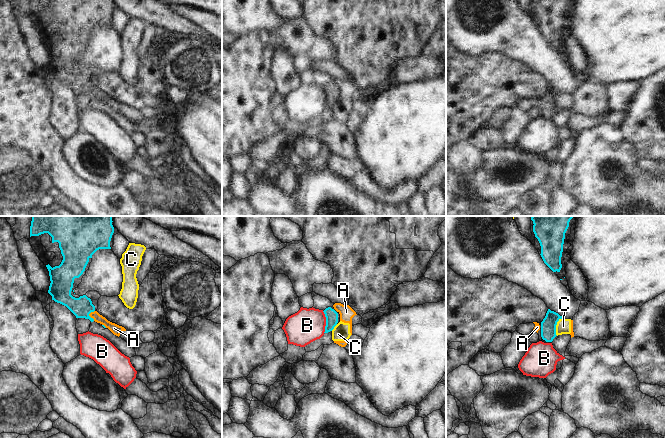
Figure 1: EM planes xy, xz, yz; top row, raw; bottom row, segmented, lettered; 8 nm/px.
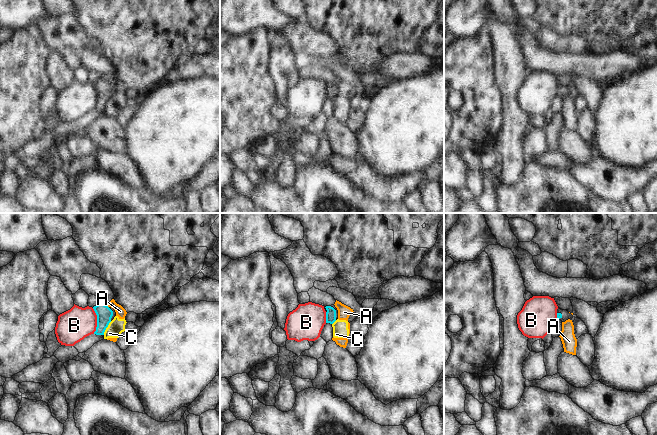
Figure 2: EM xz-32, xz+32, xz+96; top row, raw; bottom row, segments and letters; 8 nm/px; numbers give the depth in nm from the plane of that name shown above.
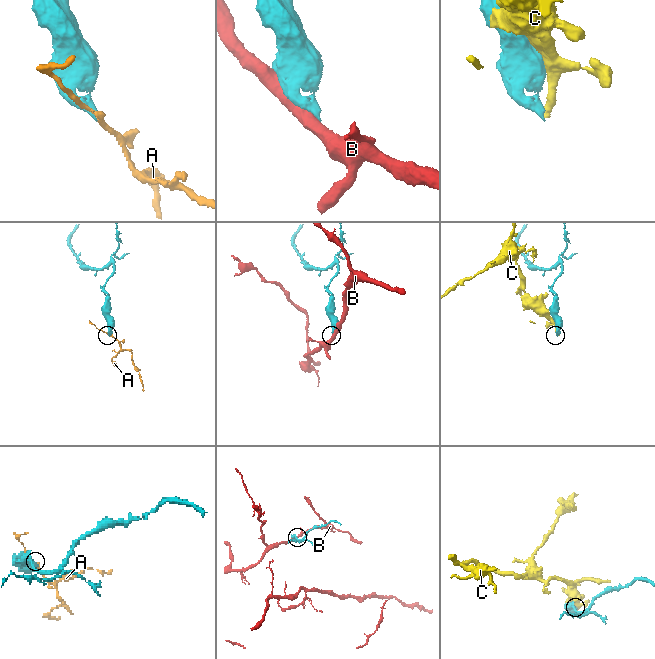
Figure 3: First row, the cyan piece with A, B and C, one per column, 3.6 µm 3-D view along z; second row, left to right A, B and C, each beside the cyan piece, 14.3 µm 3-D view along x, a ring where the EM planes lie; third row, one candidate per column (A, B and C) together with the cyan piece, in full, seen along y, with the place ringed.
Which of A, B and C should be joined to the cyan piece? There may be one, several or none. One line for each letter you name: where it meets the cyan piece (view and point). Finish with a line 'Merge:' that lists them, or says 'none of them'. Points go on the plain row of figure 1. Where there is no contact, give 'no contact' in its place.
Merge: none of them

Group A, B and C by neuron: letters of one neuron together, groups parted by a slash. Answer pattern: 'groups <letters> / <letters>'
groups A C / B

